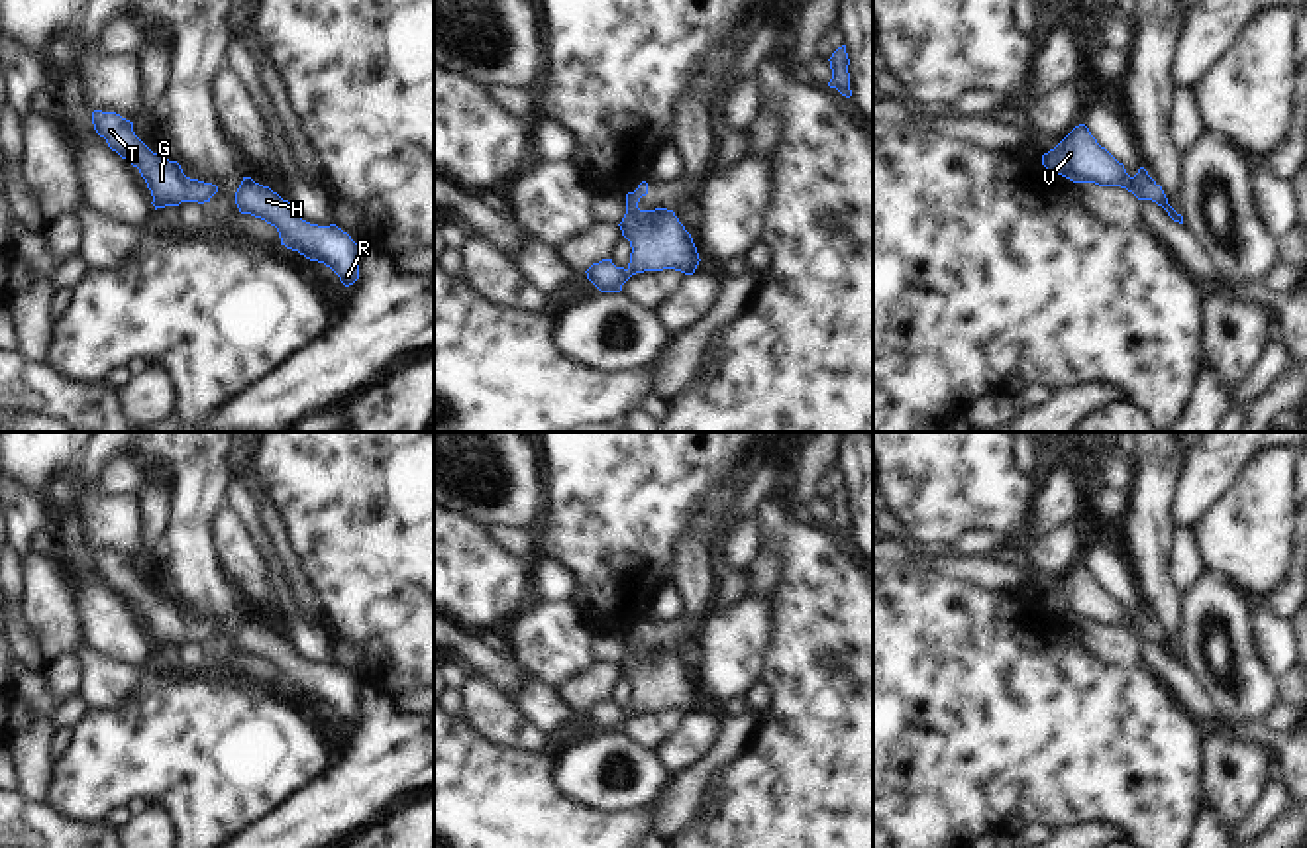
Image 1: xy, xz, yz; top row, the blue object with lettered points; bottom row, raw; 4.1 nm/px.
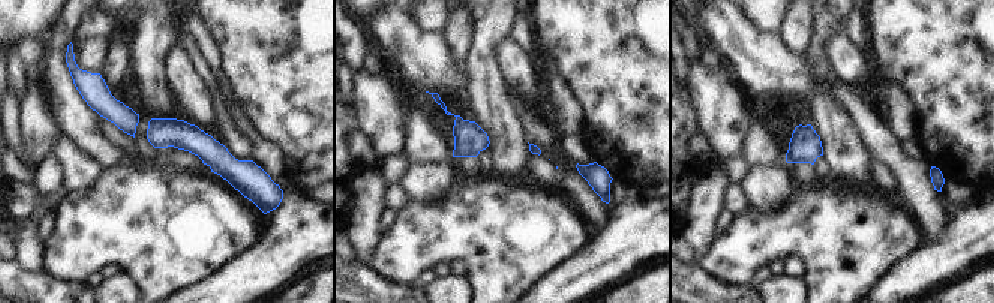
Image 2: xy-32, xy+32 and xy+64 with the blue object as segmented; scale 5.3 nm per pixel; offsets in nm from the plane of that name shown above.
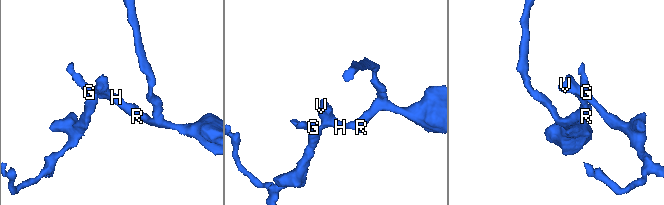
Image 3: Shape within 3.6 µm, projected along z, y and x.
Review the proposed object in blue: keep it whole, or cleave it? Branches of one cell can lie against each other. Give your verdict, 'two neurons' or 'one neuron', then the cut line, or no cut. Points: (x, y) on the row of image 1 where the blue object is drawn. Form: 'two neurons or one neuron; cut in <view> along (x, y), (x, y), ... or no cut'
one neuron; no cut

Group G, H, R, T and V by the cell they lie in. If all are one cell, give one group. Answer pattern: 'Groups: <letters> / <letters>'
Groups: G H R T V.

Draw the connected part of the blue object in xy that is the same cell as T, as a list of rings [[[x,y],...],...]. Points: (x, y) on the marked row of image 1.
[[[92,112],[92,124],[108,147],[139,169],[153,196],[153,206],[179,206],[181,202],[210,202],[218,186],[183,173],[177,161],[153,153],[133,132],[133,122],[116,112]]]

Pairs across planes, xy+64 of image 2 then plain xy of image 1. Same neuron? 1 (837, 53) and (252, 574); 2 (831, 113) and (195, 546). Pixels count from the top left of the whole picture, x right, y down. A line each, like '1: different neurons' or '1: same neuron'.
1: same neuron
2: same neuron

